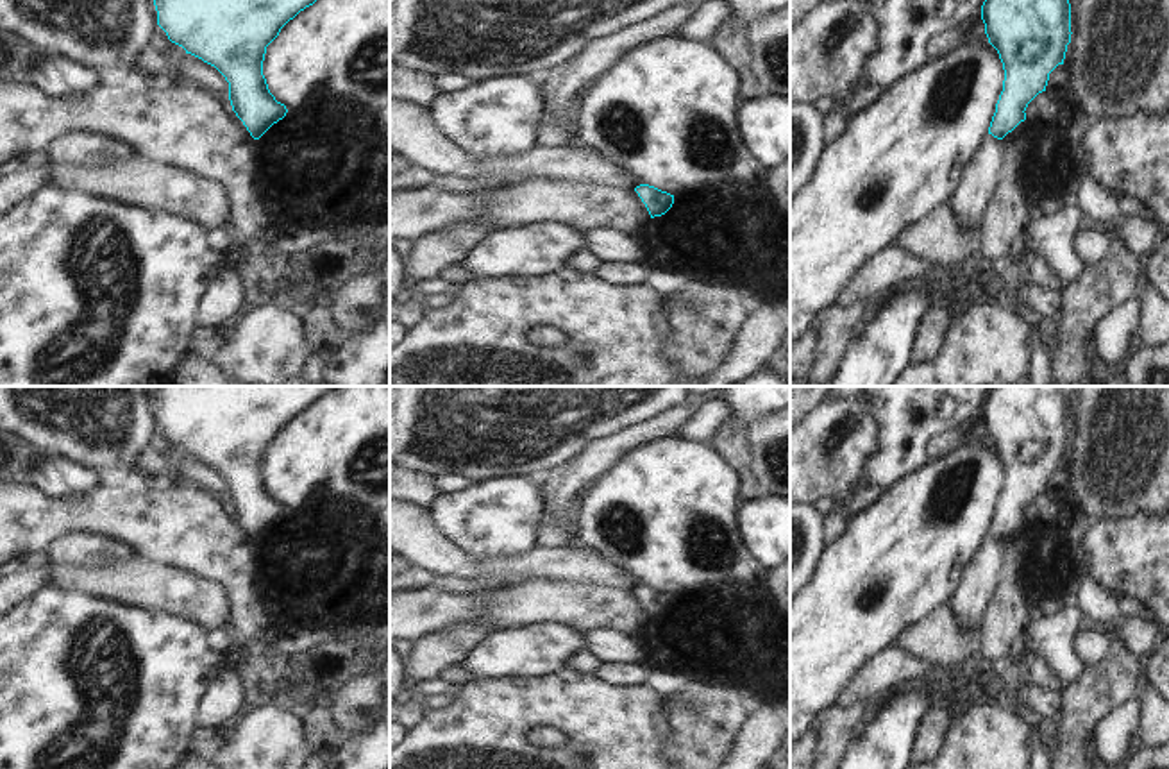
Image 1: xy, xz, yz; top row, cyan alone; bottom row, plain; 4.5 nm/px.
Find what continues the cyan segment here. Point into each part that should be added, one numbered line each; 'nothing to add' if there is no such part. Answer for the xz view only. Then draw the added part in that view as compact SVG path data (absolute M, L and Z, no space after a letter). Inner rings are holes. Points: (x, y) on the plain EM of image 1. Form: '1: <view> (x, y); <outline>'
nothing to add

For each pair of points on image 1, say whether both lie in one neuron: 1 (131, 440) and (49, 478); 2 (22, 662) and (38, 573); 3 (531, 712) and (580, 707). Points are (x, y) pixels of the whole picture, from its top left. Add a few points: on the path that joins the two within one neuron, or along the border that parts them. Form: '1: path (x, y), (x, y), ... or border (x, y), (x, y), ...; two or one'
1: border (59, 455), (72, 456), (97, 471); two
2: border (49, 583), (18, 603); two
3: path (544, 707), (567, 707); one

